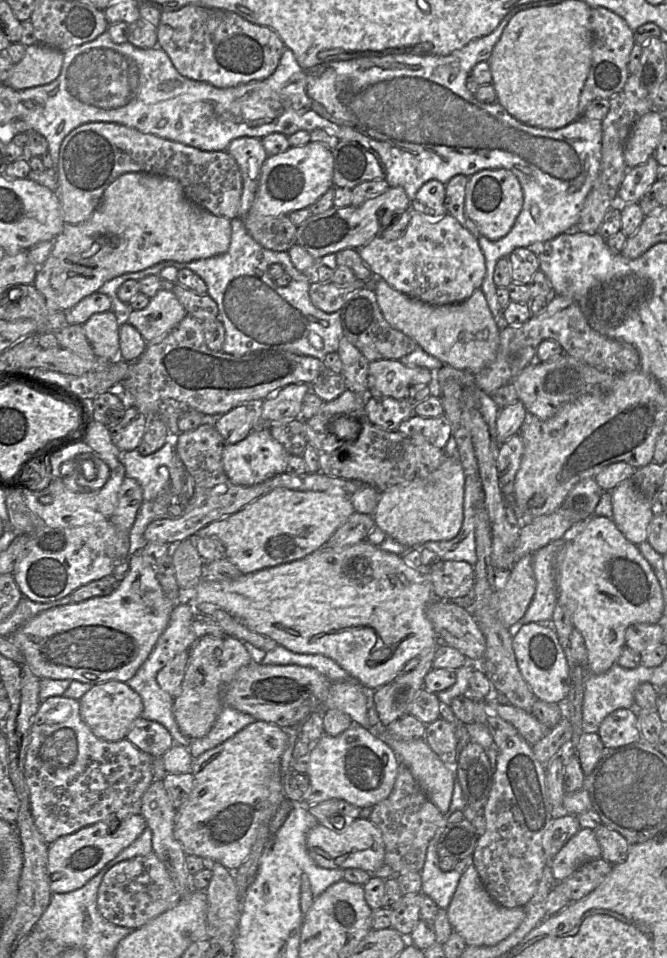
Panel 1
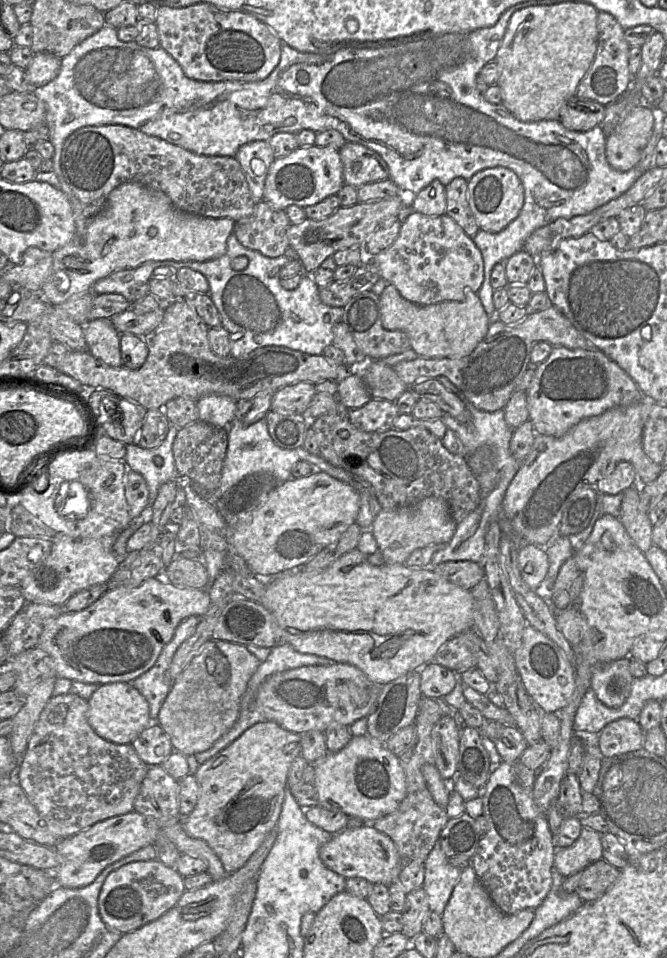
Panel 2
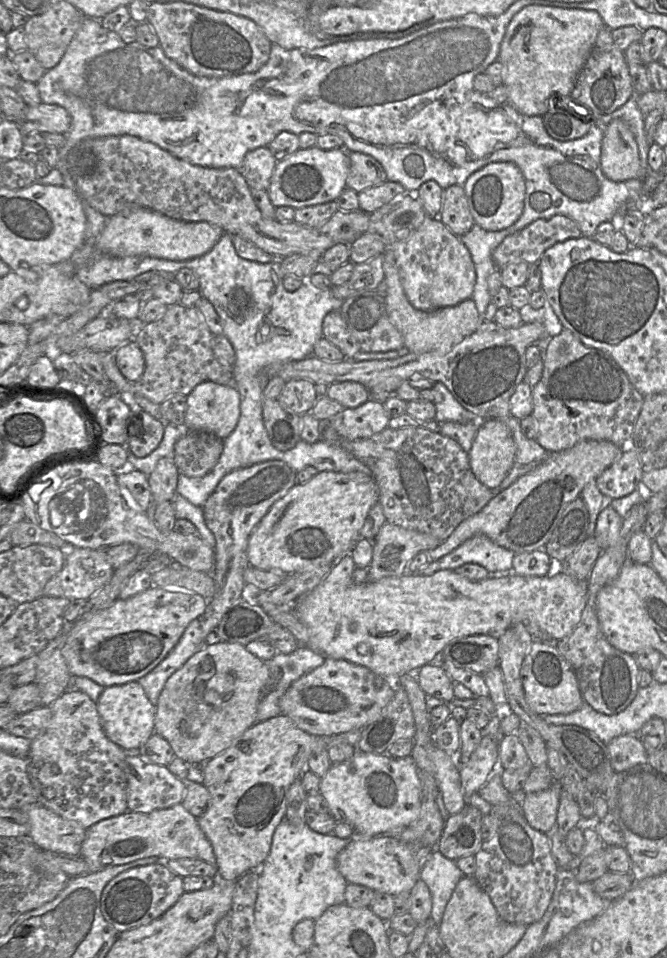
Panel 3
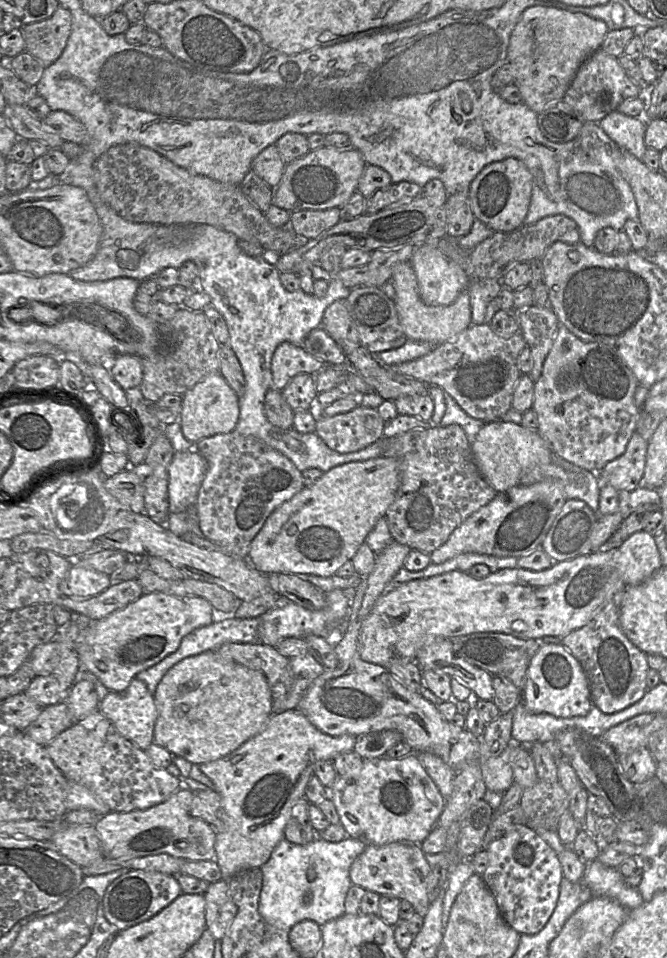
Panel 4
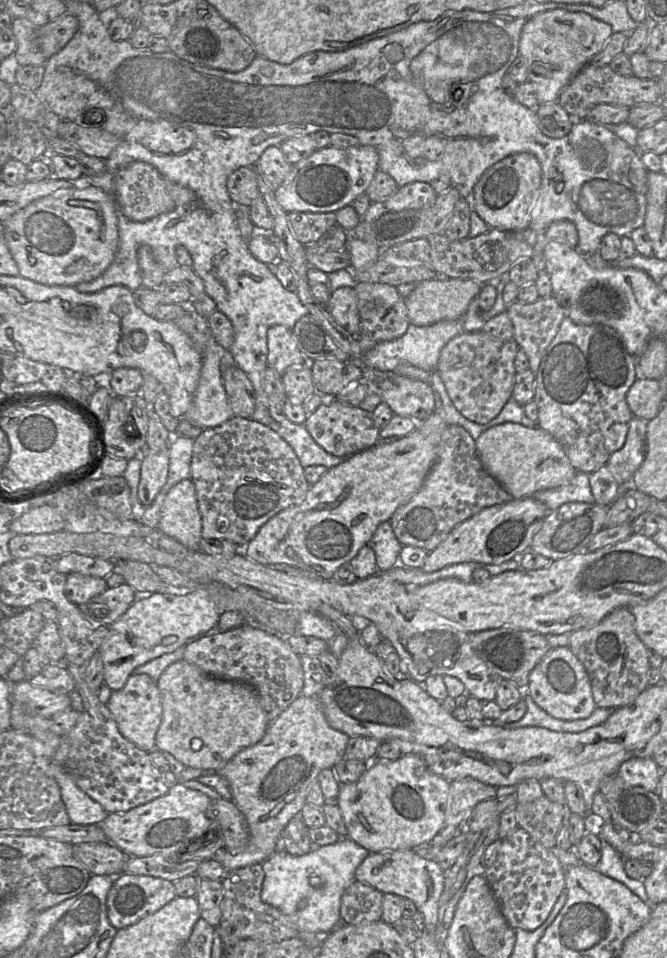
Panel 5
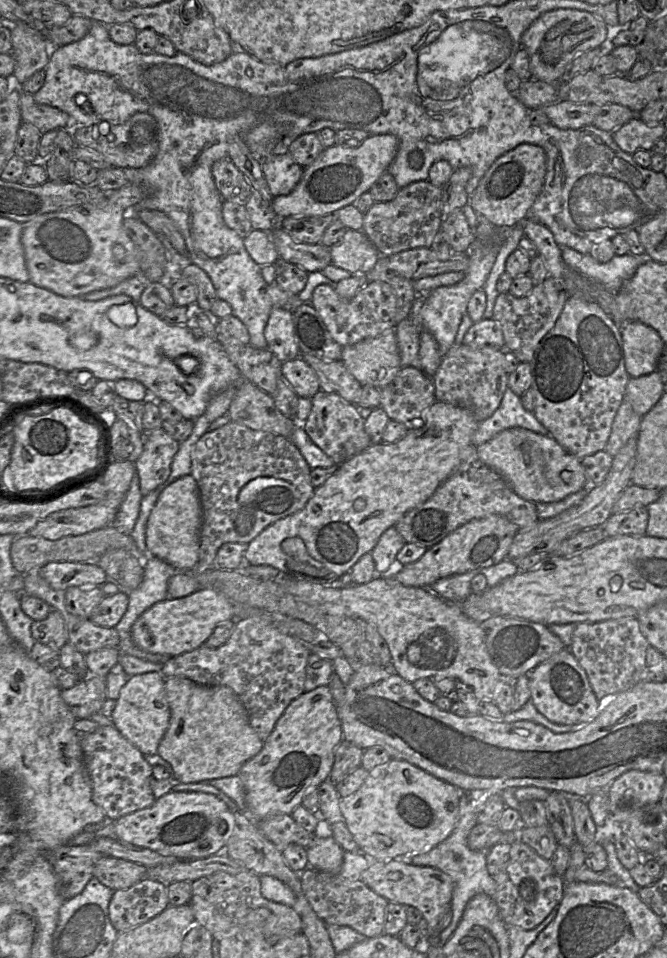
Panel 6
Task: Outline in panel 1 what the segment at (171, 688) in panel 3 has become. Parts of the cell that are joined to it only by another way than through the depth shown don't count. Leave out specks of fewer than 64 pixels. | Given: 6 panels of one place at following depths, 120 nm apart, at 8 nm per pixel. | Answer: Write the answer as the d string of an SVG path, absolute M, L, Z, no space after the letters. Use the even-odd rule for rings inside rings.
M204 636L189 649L189 659L180 692L174 697L173 714L183 735L190 739L202 738L208 734L224 707L224 688L237 671L252 663L243 641L229 636Z

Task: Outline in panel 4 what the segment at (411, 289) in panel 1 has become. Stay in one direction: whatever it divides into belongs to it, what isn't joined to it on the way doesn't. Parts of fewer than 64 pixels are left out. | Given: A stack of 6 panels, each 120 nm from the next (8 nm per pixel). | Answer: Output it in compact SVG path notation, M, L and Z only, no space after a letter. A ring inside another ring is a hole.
M438 241L416 245L411 257L420 298L430 306L452 304L470 284L466 272L437 248Z

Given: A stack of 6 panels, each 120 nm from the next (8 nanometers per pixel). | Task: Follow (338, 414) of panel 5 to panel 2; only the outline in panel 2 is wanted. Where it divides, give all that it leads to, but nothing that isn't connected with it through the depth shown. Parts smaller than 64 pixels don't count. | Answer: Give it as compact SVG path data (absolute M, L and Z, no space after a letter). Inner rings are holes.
M372 398L363 407L351 409L349 419L361 431L377 432L394 428L394 422L400 414L395 402Z

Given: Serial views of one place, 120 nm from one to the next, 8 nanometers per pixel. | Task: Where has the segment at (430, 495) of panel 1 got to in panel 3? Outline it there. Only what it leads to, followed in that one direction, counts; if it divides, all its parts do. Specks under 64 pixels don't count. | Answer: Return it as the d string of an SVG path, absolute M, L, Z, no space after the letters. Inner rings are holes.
M386 522L374 541L369 582L404 575L416 555L432 550L440 544L441 541L430 534Z

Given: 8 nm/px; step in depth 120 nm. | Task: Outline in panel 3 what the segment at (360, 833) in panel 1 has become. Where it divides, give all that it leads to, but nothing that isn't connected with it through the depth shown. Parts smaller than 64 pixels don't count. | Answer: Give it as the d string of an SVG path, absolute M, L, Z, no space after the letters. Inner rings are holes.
M354 833L350 843L338 854L337 868L348 883L362 885L392 896L410 893L420 879L421 869L412 847L396 836L360 836Z

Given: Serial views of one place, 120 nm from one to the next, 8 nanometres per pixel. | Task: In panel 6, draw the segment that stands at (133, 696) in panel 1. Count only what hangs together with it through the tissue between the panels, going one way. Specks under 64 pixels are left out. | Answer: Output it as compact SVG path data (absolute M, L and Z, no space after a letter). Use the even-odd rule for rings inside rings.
M159 672L129 676L115 701L111 720L116 729L144 756L158 754L158 746L170 723L165 677Z

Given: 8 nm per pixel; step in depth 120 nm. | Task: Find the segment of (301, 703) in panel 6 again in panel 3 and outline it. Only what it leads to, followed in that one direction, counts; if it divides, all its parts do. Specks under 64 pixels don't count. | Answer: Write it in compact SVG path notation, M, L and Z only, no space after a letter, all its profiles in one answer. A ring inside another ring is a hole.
M280 714L265 721L256 722L233 745L209 759L203 769L203 785L209 791L206 811L198 818L198 824L212 845L218 869L218 880L236 881L251 870L258 870L267 858L273 834L285 819L288 791L292 783L302 778L307 761L315 749L347 743L357 746L362 730L352 730L331 736L316 736L300 729L287 715Z

